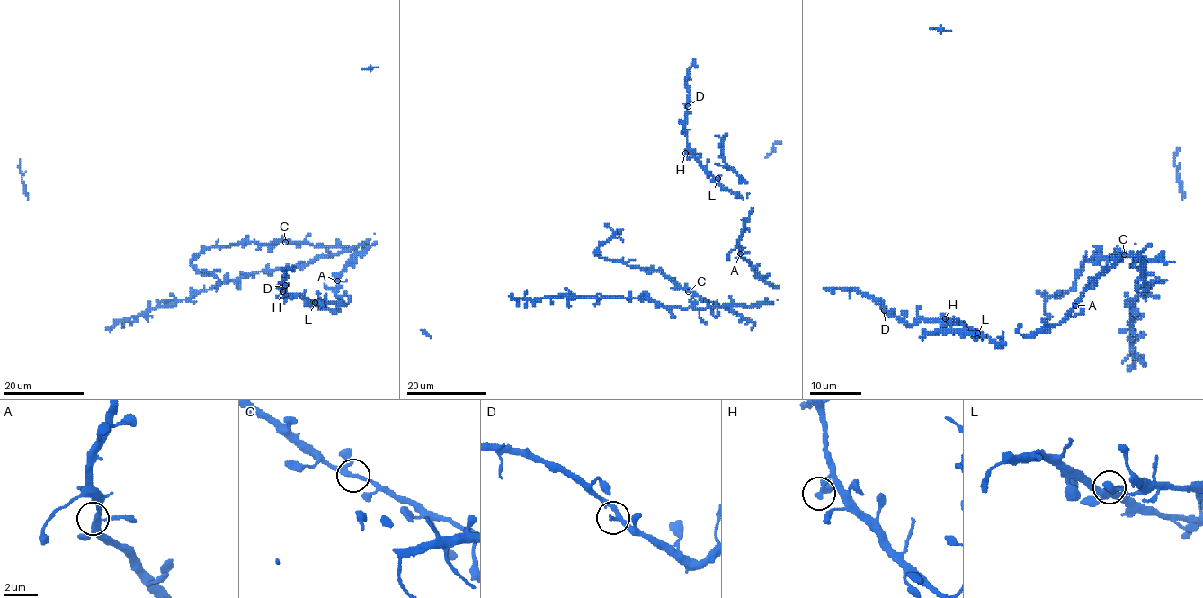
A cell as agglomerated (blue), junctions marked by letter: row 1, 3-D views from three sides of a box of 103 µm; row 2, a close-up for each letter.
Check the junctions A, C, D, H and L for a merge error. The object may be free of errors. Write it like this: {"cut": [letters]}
{"cut": []}

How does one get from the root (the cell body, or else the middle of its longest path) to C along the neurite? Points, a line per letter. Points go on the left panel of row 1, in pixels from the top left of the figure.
C: (302, 267), (316, 260), (323, 253), (323, 247), (286, 242)

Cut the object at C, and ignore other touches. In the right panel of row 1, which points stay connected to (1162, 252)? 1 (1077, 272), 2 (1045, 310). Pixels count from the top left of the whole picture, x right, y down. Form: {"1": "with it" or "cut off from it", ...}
{"1": "cut off from it", "2": "cut off from it"}

